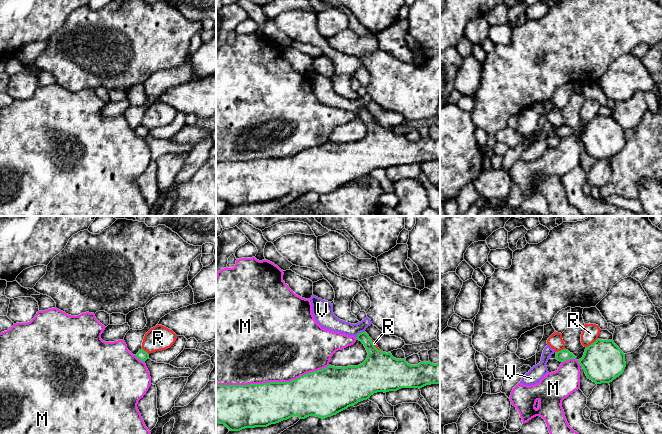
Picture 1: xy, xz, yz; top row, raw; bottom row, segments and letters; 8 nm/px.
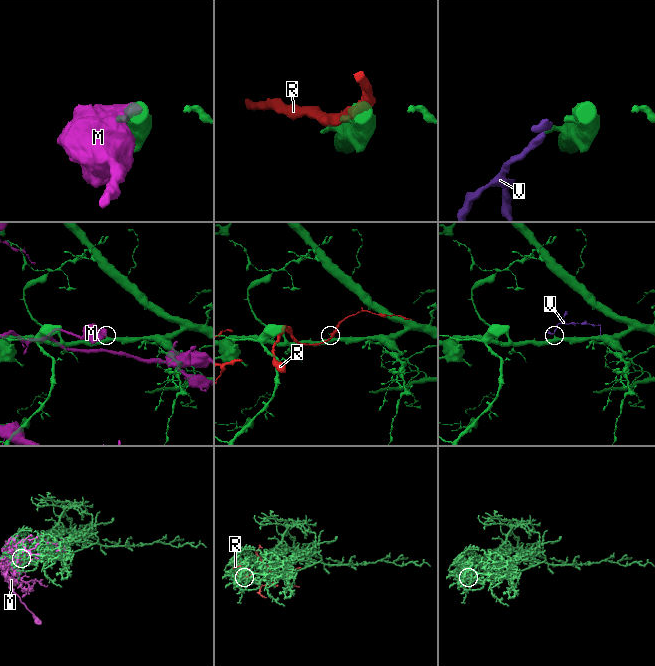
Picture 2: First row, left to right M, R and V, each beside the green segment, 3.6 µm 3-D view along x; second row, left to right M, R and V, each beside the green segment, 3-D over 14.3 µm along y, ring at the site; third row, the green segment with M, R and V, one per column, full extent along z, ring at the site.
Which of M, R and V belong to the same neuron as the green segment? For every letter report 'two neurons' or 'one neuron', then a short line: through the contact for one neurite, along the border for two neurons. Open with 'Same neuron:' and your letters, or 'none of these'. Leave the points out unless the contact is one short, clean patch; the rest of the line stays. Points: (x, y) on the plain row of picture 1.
Same neuron: none of these
M: two neurons
R: two neurons
V: two neurons; line xz (364, 106), (356, 113)

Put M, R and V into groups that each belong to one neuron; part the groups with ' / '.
M / R / V

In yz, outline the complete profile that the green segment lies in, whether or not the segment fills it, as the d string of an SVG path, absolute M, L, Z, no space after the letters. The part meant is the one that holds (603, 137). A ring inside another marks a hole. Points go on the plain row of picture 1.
M597 115L586 123L578 138L587 154L596 160L612 158L623 150L626 143L625 130L613 116Z

